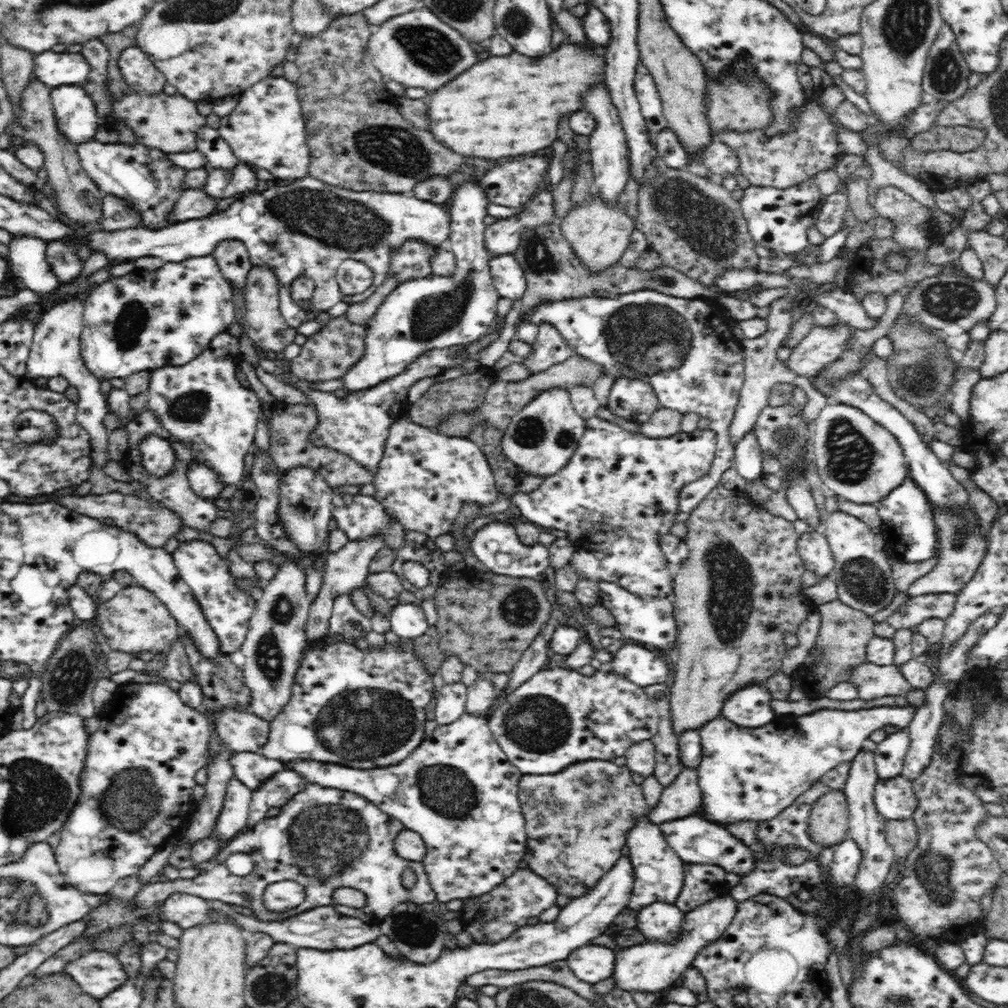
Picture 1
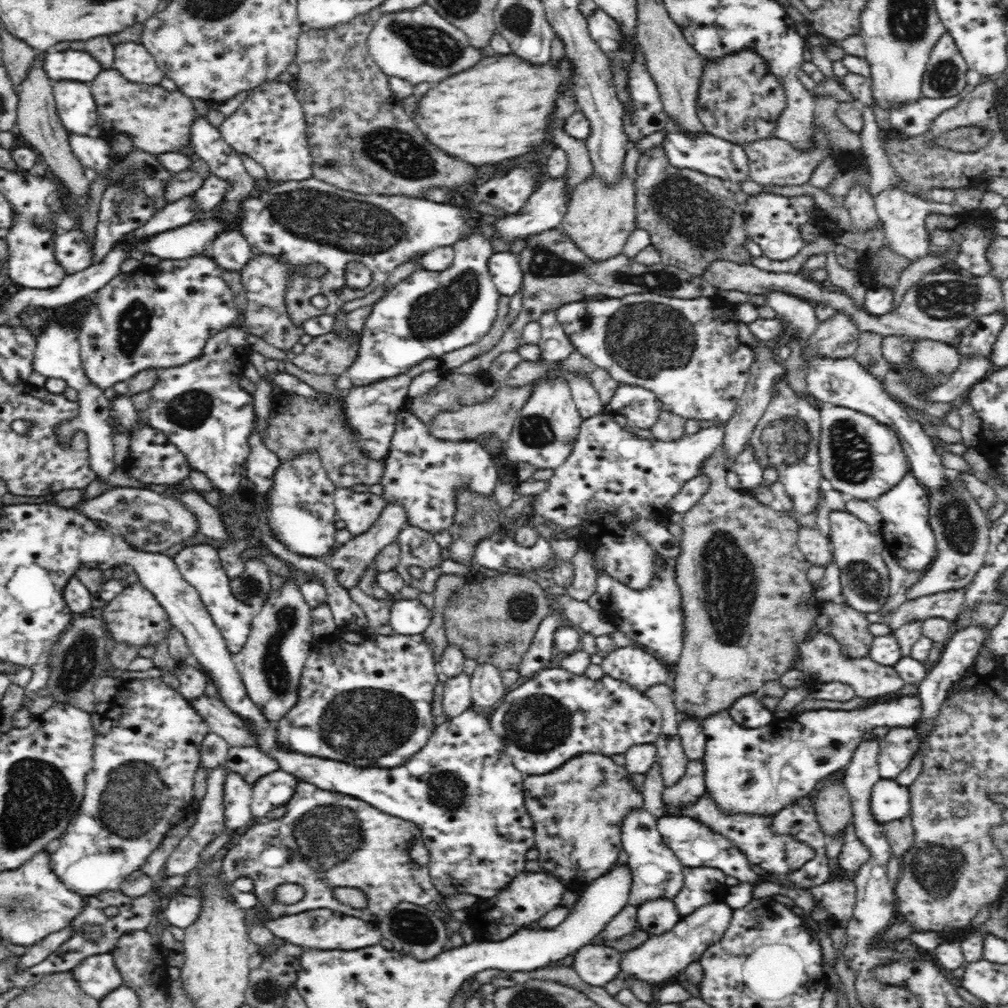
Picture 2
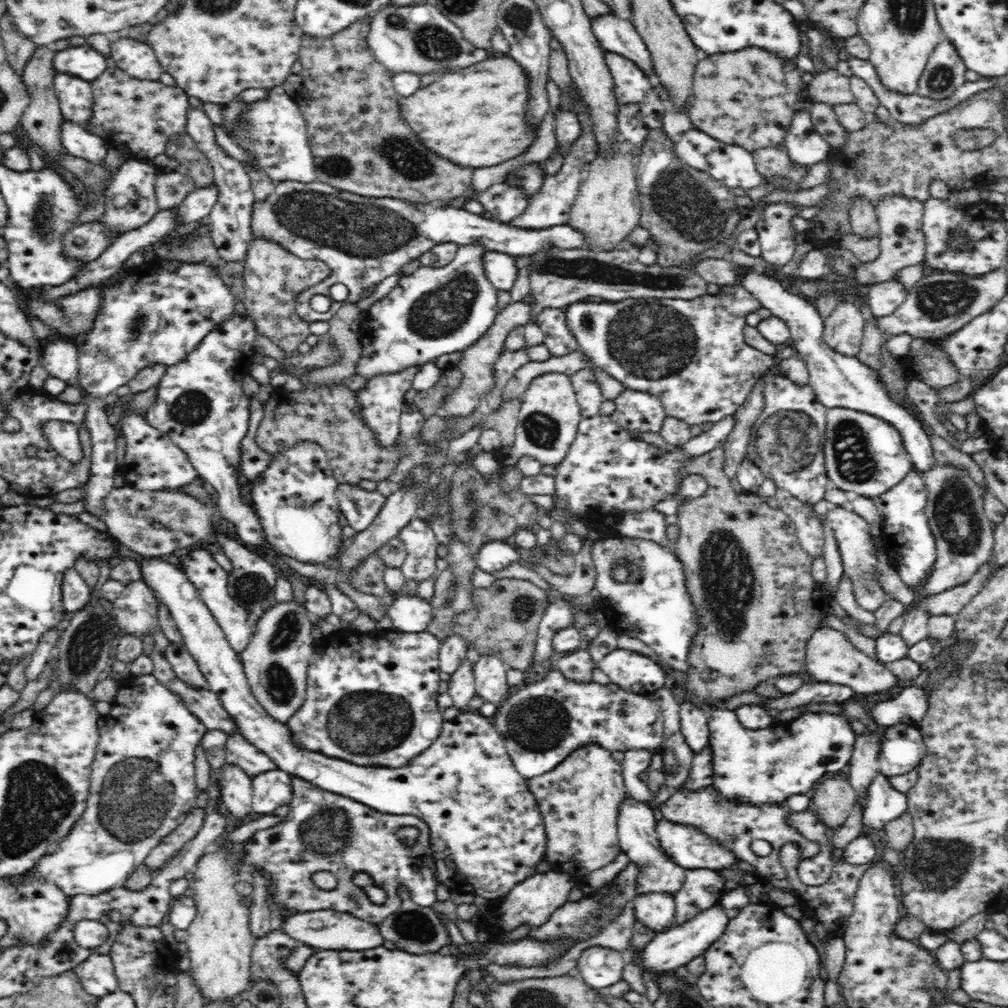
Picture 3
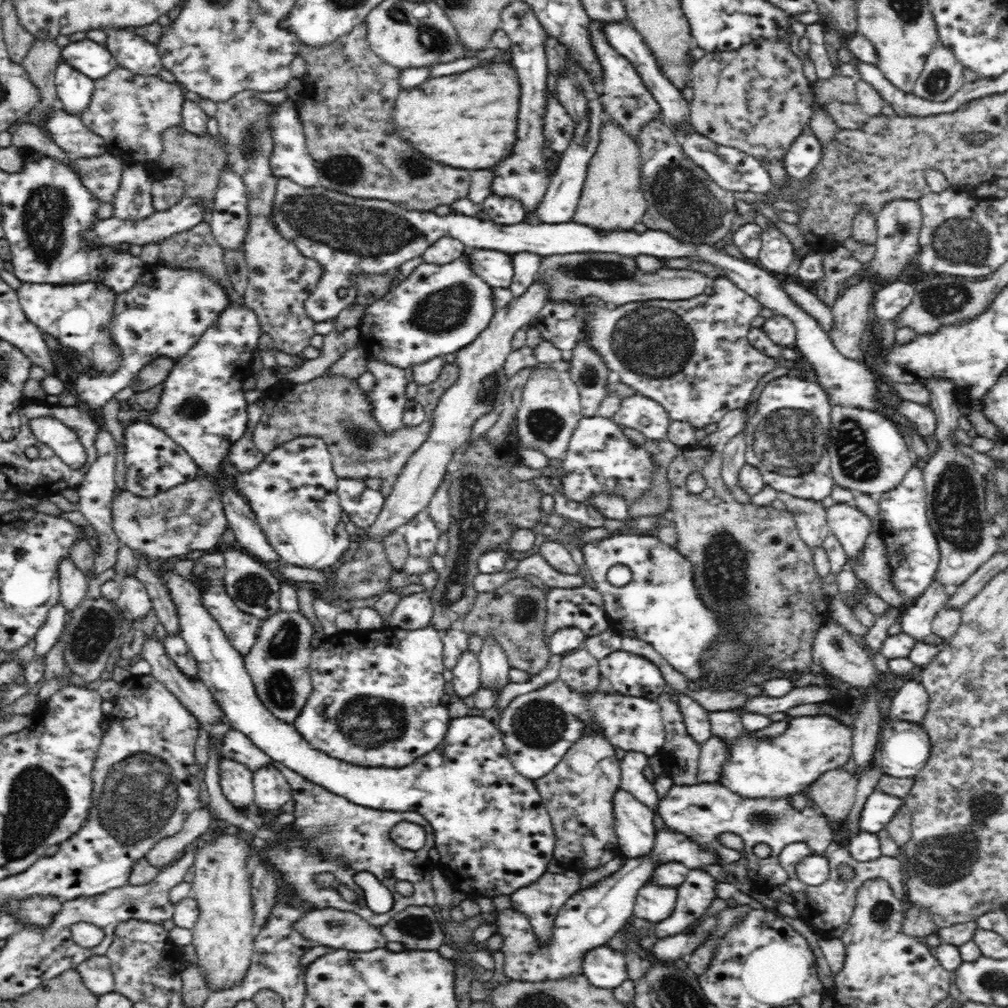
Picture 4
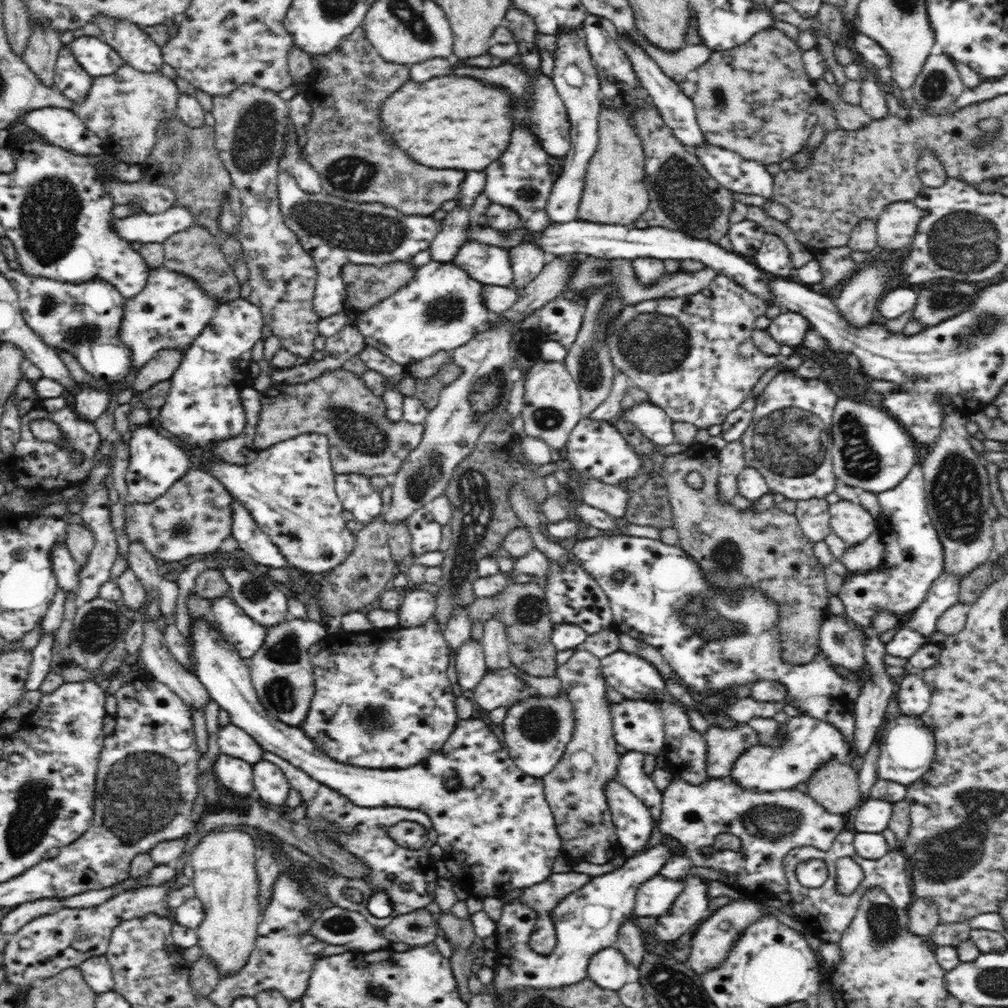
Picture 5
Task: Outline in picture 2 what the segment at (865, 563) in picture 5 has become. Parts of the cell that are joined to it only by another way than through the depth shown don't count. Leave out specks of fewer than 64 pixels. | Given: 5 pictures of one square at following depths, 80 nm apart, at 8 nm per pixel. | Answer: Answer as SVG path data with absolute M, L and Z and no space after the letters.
M948 474L946 490L930 490L929 497L929 521L936 537L937 553L924 576L906 590L908 600L965 588L985 563L990 546L987 516L962 481L956 479L956 474Z

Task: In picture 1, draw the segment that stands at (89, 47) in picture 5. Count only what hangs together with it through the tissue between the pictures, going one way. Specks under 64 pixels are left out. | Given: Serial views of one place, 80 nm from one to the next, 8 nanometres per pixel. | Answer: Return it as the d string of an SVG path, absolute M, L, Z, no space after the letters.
M46 51L37 53L34 58L33 76L48 88L60 84L81 84L90 72L90 63L82 53L56 53Z

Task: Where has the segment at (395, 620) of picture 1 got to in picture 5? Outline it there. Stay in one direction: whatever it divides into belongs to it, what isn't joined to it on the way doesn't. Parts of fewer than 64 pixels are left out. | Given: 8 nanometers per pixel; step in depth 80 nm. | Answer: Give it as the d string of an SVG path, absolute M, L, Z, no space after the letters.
M407 589L399 613L399 627L412 627L433 618L436 610L435 596L419 589Z

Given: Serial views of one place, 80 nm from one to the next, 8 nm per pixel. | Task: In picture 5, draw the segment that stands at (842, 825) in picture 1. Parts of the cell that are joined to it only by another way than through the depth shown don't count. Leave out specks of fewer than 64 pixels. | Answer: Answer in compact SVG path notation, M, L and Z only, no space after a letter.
M827 762L823 768L815 770L803 789L827 812L853 812L863 802L858 769L854 764Z

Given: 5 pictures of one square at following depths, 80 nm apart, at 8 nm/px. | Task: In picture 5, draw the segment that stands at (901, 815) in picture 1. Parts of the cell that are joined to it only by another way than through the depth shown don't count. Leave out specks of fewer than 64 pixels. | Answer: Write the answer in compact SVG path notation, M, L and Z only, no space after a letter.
M867 798L853 811L852 829L855 832L881 833L888 827L892 812L892 802Z

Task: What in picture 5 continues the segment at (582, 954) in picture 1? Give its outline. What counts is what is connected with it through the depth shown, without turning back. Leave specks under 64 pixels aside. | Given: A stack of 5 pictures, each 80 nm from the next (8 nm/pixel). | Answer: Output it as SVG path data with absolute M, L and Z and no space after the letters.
M612 946L592 956L587 976L600 988L617 992L624 984L635 979L635 972L626 957L616 946Z

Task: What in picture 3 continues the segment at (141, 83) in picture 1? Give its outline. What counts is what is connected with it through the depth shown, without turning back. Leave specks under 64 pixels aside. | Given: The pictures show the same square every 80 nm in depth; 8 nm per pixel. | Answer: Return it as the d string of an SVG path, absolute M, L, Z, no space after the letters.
M111 36L111 65L129 73L138 80L158 80L163 69L154 49L133 37Z

